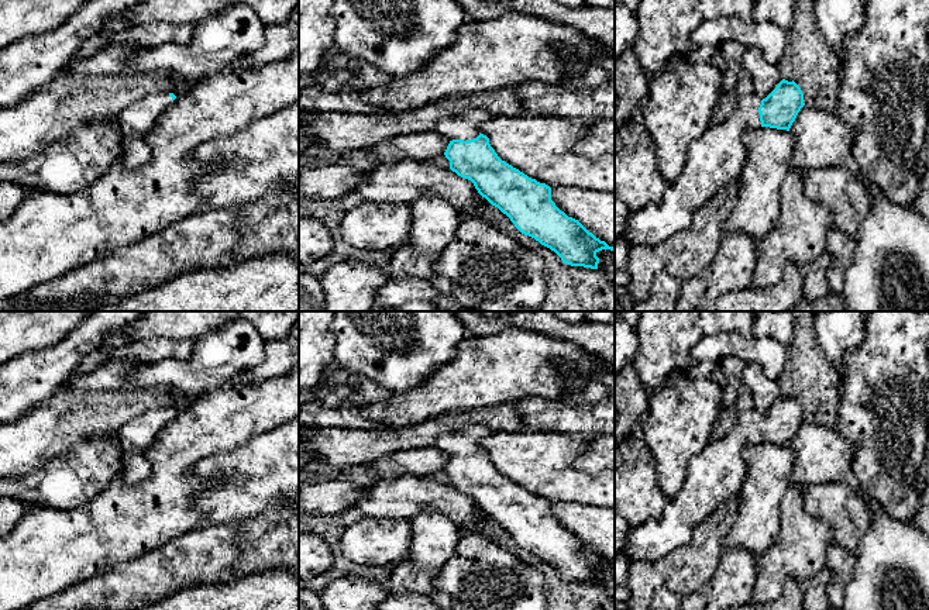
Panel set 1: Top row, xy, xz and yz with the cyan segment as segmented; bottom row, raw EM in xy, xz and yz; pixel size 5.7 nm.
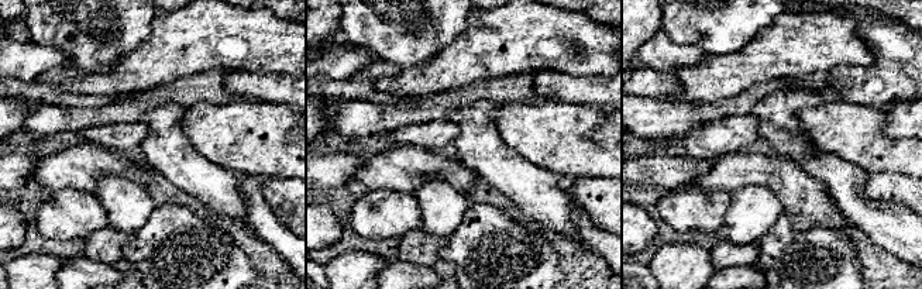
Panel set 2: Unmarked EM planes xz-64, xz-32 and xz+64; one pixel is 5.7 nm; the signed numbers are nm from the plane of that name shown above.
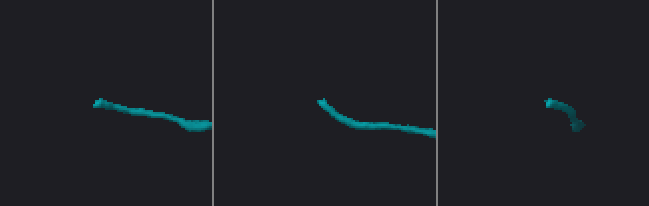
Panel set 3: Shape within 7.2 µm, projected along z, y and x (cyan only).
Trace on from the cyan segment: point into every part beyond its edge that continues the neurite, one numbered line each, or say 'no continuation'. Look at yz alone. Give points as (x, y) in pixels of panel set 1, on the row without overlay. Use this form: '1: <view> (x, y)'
1: yz (718, 474)

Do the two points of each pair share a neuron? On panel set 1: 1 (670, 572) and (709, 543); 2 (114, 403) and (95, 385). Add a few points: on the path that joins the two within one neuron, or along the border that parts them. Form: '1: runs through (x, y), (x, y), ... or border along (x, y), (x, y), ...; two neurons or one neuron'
1: runs through (680, 571), (699, 552); one neuron
2: border along (68, 390), (76, 395), (126, 392); two neurons

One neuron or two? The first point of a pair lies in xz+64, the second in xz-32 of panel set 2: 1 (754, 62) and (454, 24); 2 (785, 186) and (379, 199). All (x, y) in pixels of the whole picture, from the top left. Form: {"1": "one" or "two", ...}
{"1": "two", "2": "two"}

